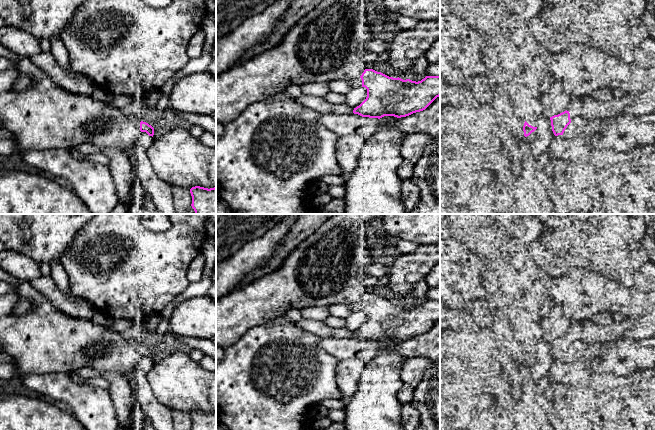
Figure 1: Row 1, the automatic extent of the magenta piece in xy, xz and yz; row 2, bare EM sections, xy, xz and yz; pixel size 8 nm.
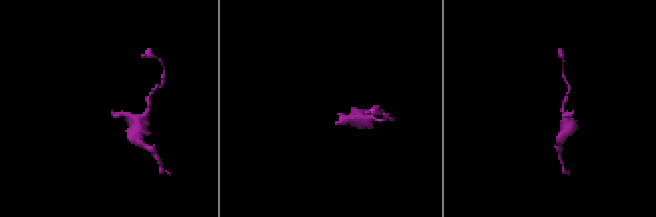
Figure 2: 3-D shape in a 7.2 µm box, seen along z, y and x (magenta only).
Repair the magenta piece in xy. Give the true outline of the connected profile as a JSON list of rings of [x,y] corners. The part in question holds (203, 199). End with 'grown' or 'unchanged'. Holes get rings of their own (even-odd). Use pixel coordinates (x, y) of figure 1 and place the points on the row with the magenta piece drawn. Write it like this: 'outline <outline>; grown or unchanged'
outline [[[195,186],[190,189],[195,214],[216,214],[216,187]]]; unchanged

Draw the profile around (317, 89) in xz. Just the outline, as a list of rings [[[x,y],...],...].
[[[313,82],[301,86],[302,94],[306,96],[324,97],[330,92],[327,83]]]

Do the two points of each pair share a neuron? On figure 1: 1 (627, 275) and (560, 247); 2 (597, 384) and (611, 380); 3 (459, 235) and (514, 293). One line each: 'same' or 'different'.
1: same
2: same
3: same

